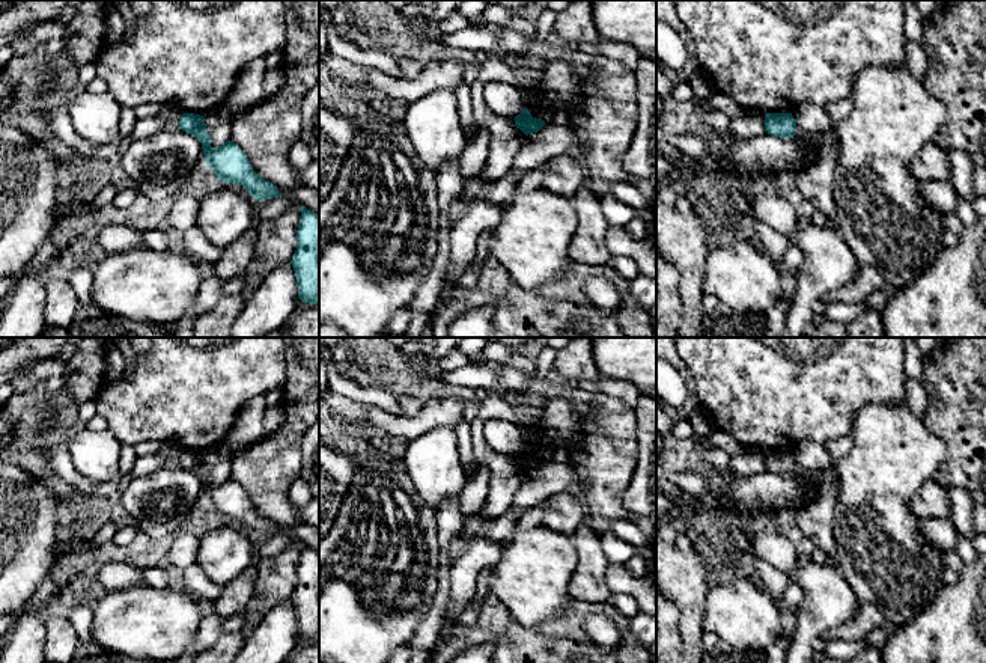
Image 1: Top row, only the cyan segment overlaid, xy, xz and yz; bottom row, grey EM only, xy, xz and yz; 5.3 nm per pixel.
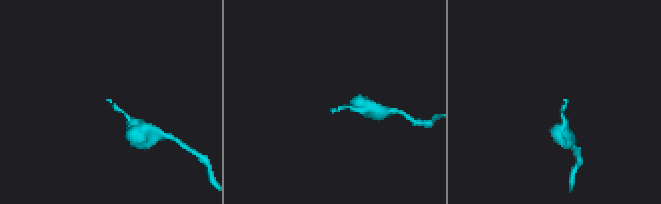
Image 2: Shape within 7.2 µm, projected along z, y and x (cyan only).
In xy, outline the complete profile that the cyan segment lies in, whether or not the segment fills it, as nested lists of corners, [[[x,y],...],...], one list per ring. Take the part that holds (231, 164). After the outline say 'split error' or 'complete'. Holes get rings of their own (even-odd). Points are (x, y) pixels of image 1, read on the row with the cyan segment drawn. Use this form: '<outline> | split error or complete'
[[[184,113],[178,125],[202,143],[206,166],[215,172],[217,179],[242,185],[259,202],[281,197],[277,185],[262,179],[253,170],[245,152],[236,143],[227,140],[221,146],[211,146],[203,116]]] | complete

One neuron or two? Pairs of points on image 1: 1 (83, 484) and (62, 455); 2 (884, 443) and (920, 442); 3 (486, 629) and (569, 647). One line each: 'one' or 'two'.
1: one
2: one
3: one

